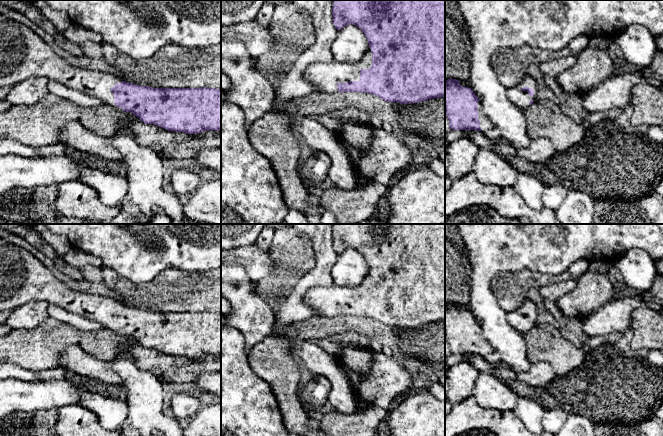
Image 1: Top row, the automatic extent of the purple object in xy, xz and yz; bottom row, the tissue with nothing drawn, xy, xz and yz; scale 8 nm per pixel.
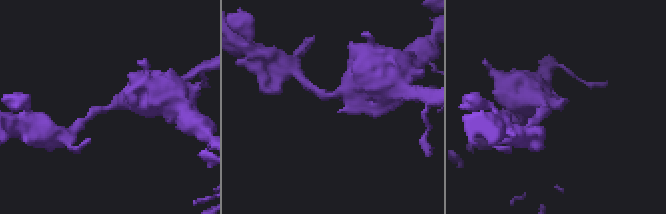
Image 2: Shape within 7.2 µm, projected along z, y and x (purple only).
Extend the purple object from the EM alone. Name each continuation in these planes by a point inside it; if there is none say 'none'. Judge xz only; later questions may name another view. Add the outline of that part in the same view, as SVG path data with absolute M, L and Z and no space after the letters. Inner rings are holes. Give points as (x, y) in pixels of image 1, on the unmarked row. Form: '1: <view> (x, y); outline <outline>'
1: xz (324, 301); outline M368 271L364 280L355 287L333 289L332 287L315 287L309 289L303 303L321 317L339 317L338 307L360 304L360 294L372 290L372 275Z

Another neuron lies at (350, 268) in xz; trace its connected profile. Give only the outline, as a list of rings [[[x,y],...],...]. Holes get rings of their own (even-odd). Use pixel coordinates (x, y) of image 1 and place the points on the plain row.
[[[350,248],[337,254],[331,276],[334,285],[349,288],[358,286],[368,271],[368,264],[362,254]]]

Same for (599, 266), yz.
[[[597,260],[589,263],[588,271],[593,271],[597,273],[607,273],[610,267],[610,263],[603,261],[603,260]]]

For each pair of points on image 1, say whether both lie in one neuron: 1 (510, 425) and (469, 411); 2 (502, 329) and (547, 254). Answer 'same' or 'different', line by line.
1: same
2: same

